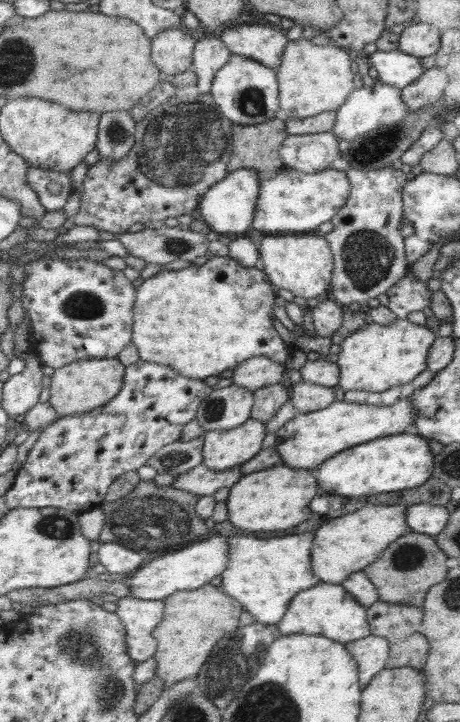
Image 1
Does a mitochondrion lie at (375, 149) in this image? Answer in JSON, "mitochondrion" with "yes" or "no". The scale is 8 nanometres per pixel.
{"mitochondrion":"yes"}

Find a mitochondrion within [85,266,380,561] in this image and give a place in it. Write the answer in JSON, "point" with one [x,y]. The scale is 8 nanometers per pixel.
{"point":[155,519]}

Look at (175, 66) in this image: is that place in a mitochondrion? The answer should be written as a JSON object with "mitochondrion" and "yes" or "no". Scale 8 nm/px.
{"mitochondrion":"no"}

